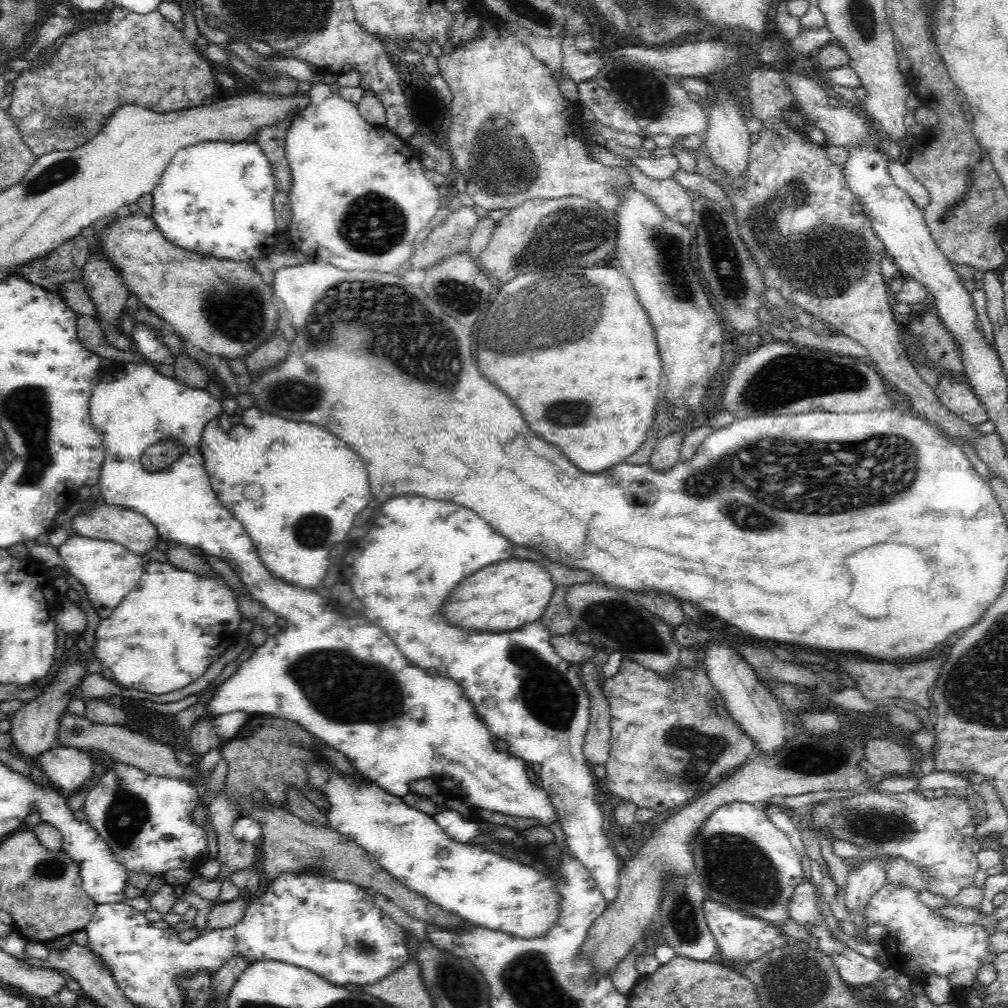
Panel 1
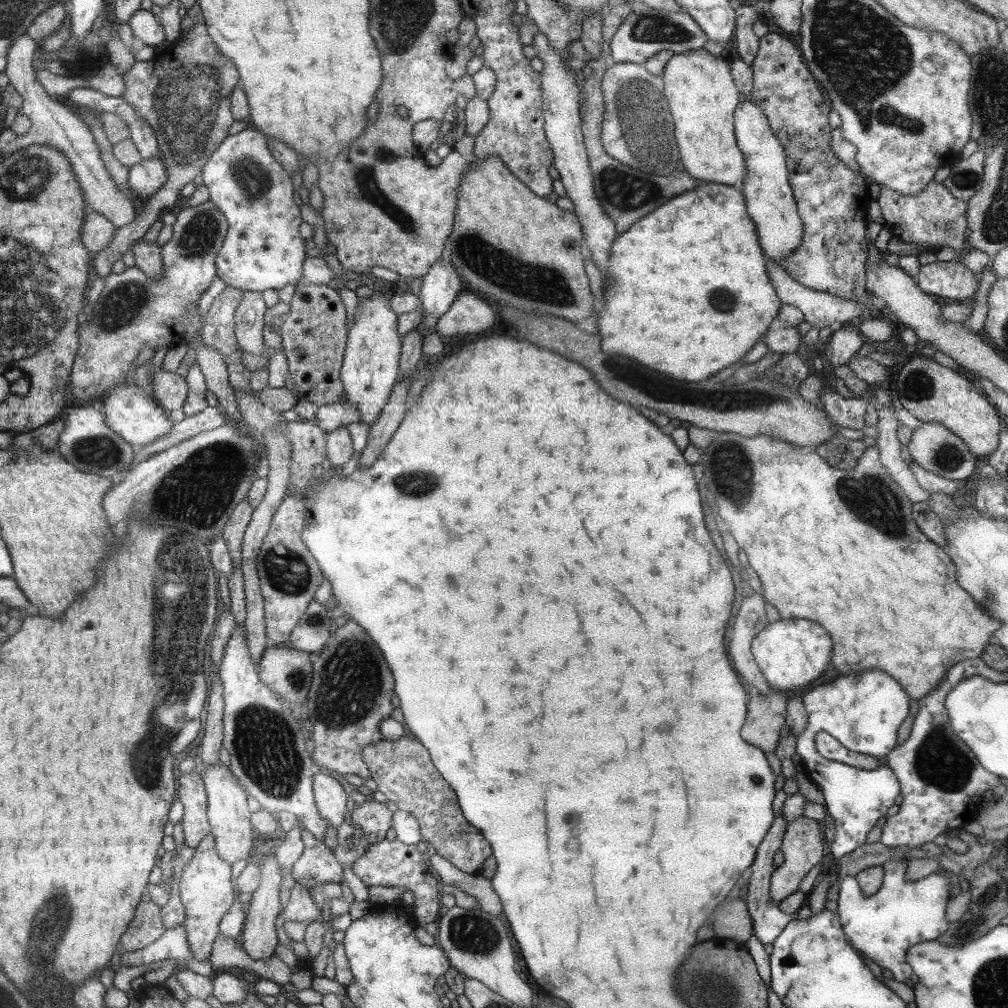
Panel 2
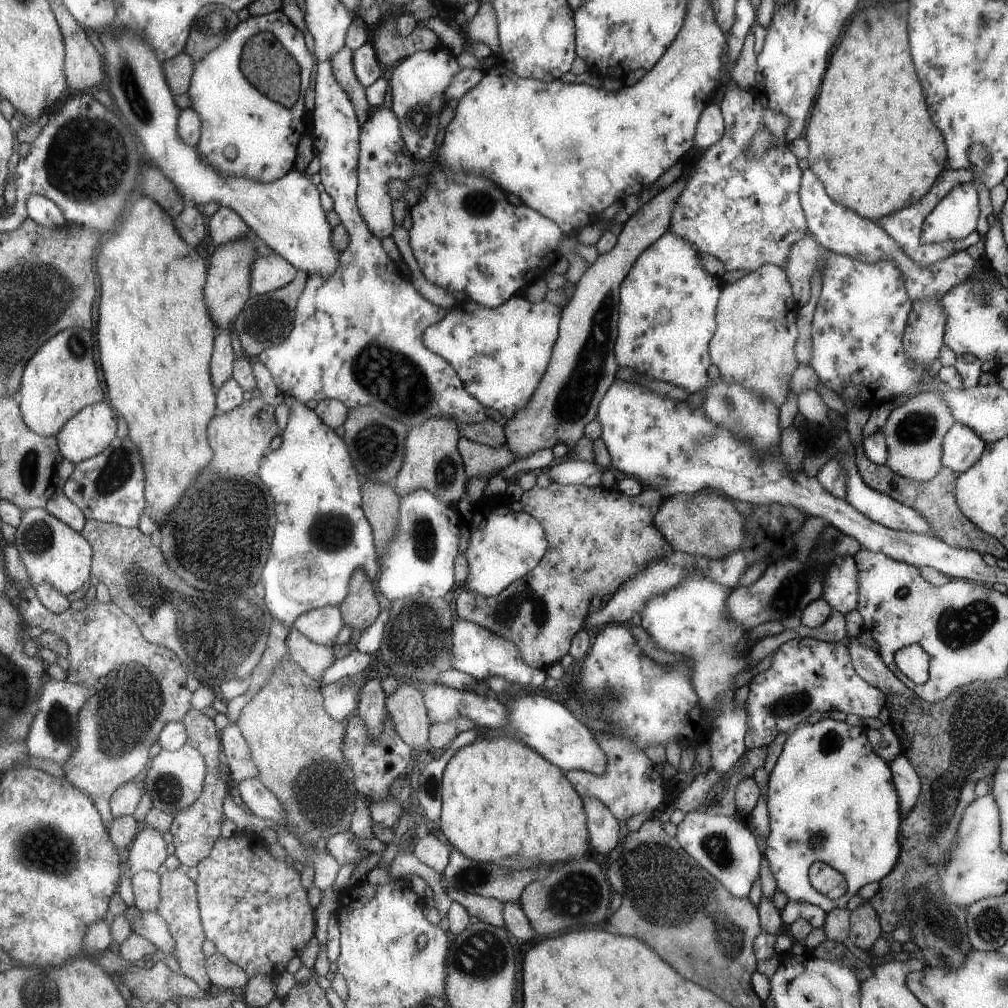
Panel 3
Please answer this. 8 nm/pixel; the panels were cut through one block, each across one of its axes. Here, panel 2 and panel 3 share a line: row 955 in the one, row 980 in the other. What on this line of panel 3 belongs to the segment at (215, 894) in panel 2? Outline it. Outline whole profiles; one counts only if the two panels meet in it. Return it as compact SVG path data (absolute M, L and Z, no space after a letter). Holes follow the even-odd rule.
M182 866L164 872L160 879L161 897L154 912L167 924L169 935L174 943L172 954L179 965L181 974L193 980L204 993L208 994L210 982L205 974L206 958L201 952L205 932L202 930L201 916L198 912L197 888L186 876L186 869Z

